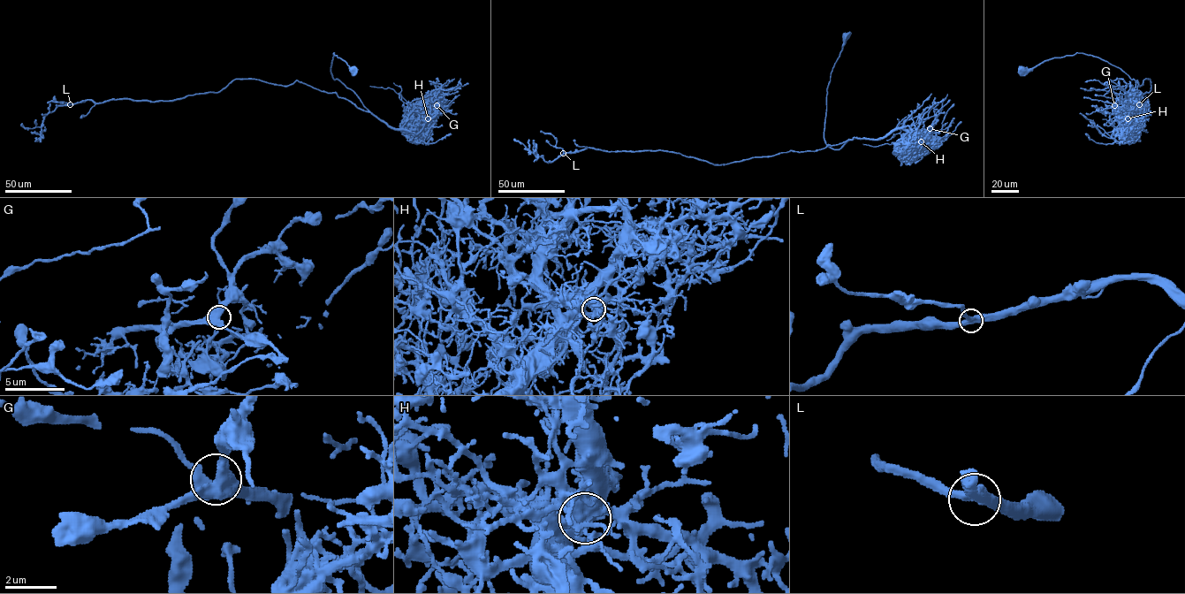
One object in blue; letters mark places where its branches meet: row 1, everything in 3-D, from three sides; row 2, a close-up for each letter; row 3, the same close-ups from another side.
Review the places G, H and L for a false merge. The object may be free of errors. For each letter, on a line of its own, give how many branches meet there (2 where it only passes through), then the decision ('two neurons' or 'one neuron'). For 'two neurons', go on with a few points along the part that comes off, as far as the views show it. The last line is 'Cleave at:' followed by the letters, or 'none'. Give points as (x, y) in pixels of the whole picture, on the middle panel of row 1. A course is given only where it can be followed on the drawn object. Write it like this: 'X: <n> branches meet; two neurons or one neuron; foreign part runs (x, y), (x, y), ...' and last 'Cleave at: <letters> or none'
G: 3 branches meet; one neuron
H: 3 branches meet; two neurons; foreign part runs (921, 140), (922, 137), (901, 144), (894, 142), (876, 147), (862, 144)
L: 3 branches meet; one neuron
Cleave at: H

